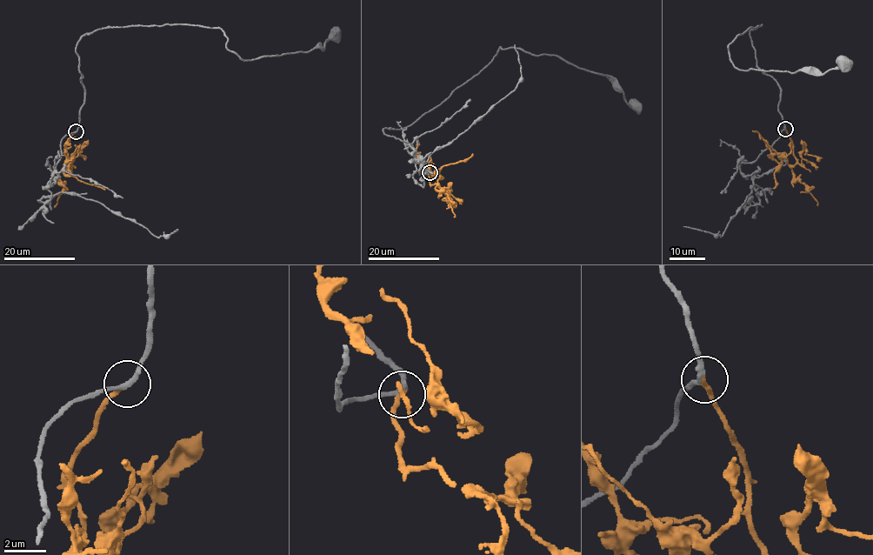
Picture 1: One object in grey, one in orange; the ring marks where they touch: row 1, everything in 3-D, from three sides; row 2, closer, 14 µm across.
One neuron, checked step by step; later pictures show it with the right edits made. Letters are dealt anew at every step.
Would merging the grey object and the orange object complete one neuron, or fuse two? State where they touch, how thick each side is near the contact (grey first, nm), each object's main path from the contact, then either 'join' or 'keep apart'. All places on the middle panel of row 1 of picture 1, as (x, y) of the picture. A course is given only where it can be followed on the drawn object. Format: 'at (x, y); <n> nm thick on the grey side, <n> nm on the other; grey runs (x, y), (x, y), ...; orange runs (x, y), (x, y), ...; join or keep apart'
at (429, 172); 240 nm thick on the grey side, 260 nm on the other; grey runs (430, 171), (383, 129), (406, 128), (440, 104), (500, 47), (556, 55), (609, 76), (640, 111); orange runs (430, 172), (430, 184), (441, 188), (439, 176), (436, 171), (432, 175), (417, 157), (418, 143); join

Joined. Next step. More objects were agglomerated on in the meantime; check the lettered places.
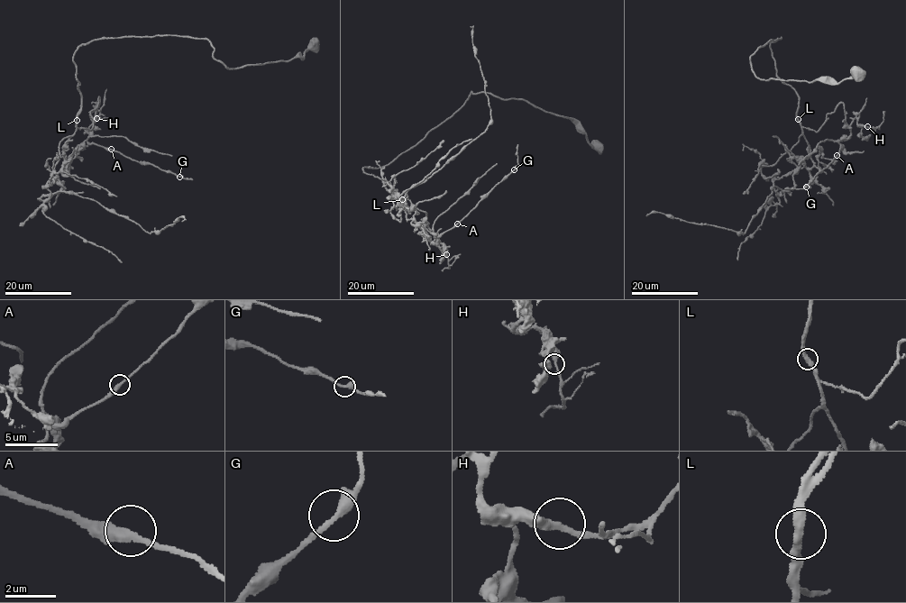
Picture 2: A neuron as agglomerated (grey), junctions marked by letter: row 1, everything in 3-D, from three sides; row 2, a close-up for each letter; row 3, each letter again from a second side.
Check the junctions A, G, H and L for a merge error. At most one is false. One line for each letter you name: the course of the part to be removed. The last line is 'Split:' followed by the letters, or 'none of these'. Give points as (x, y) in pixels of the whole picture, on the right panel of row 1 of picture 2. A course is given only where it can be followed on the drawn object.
Split: none of these

